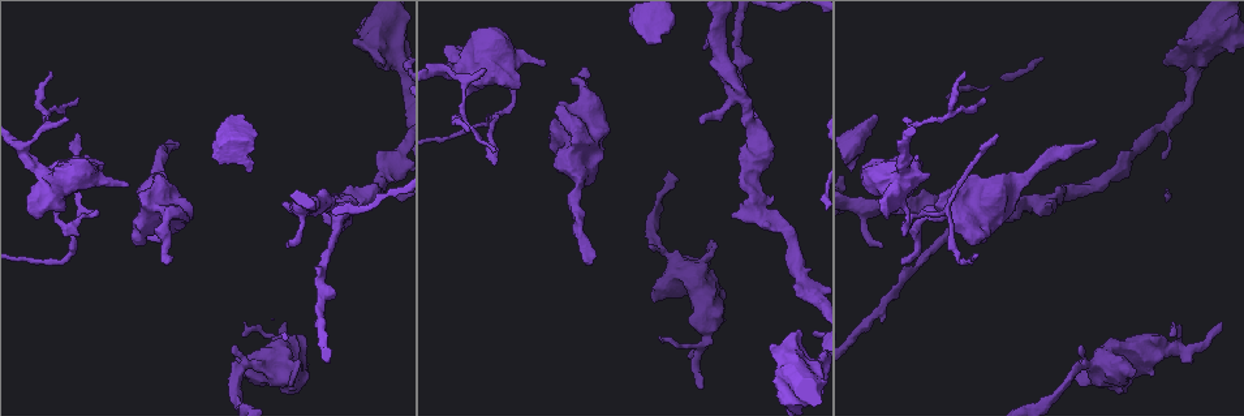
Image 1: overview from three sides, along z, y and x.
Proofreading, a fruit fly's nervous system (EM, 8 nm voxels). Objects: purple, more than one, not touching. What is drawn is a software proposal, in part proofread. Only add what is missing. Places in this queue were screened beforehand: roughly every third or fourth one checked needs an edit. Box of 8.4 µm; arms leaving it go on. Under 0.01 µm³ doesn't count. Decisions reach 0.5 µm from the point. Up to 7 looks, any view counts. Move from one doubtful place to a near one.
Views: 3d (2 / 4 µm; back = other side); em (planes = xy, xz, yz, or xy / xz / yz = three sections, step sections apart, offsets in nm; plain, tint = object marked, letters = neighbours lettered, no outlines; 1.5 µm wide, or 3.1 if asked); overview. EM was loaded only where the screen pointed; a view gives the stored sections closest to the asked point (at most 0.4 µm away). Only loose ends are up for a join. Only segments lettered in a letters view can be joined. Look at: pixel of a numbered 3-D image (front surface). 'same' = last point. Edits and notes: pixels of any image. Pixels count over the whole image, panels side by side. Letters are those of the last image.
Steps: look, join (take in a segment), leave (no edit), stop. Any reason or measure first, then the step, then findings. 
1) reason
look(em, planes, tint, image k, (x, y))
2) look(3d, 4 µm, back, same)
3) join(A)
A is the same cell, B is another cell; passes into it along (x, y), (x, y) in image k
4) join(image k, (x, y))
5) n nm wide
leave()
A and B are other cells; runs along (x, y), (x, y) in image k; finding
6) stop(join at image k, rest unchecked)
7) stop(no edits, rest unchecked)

thin end
look(em, yz, step 4, letters, image 1, (287, 327))

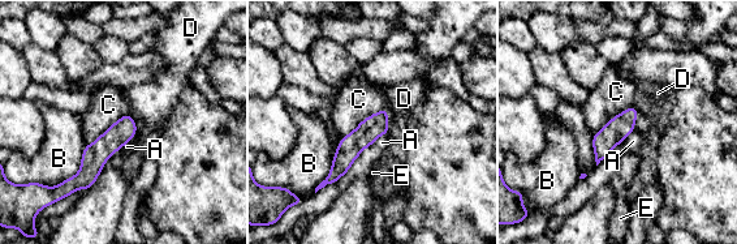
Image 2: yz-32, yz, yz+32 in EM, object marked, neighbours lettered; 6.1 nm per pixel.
look(em, planes, letters, same)

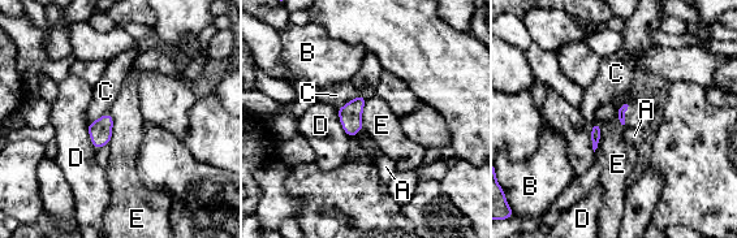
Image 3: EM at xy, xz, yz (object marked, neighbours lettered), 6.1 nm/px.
leave()
A, B, C, D and E are other cells; border along (597, 122), (600, 141), (594, 152) in image 3; none of them fits

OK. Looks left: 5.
free end
look(em, xy, step 8, tint, image 1, (1131, 375))

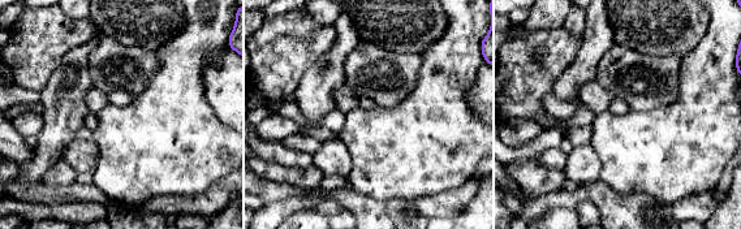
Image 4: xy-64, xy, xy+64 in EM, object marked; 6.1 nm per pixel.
another direction
look(em, xz, step 4, letters, same)

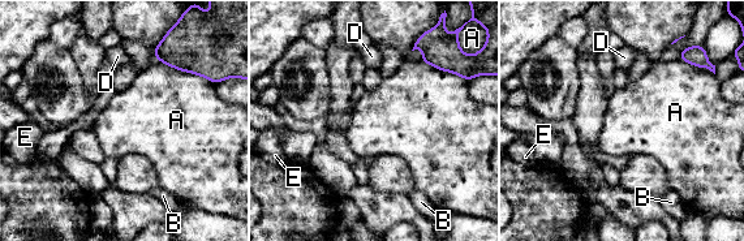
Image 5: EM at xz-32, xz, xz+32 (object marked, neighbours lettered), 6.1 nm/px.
leave()
A, B, D and E are other cells; border along (159, 60), (211, 82) in image 5; none of them fits

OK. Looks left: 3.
tapers out
look(3d, 2 µm, image 1, (901, 262))

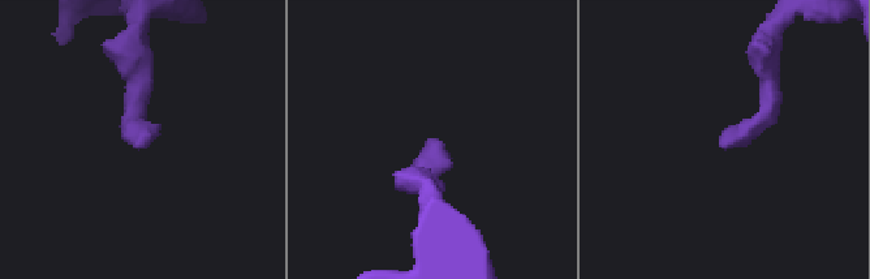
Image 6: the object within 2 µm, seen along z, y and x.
look(em, planes, letters, image 6, (724, 141))

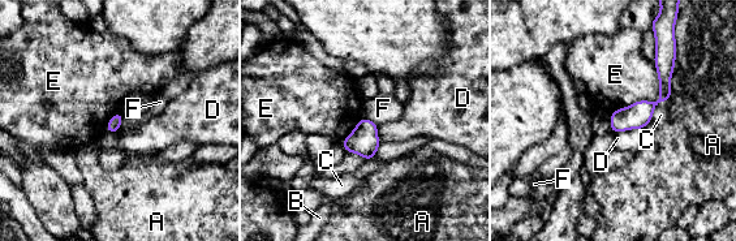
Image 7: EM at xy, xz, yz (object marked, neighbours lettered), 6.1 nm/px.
leave()
A, B, C, D, E and F are other cells; border along (123, 115), (123, 123), (117, 132) in image 7; none of them fits

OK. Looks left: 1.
stop(no edits, rest unchecked)

